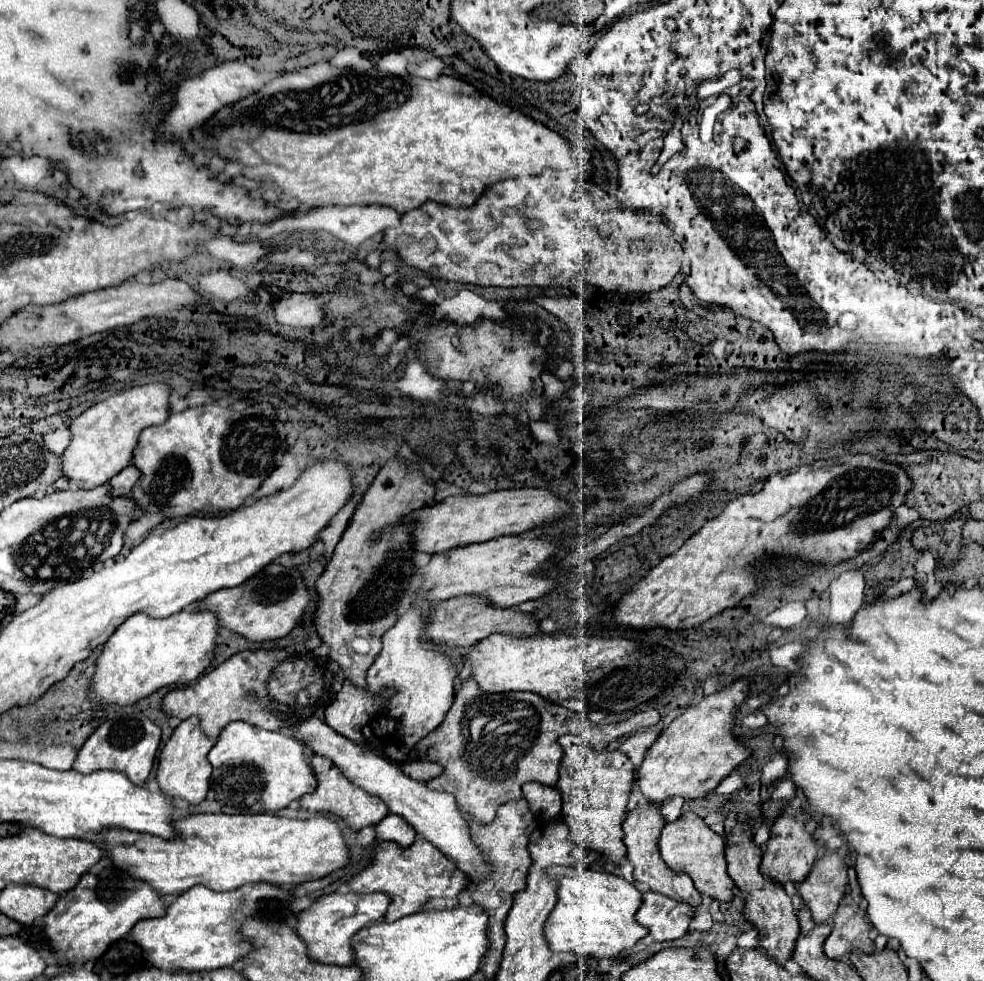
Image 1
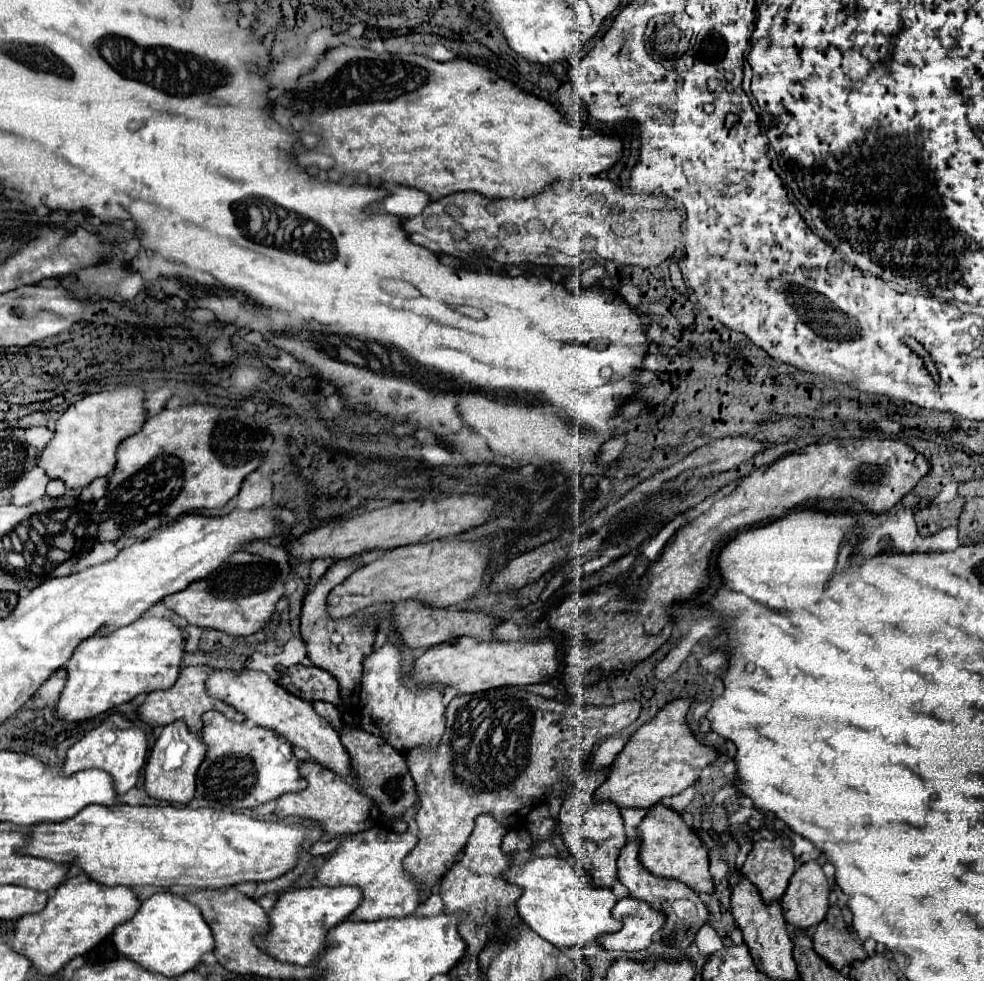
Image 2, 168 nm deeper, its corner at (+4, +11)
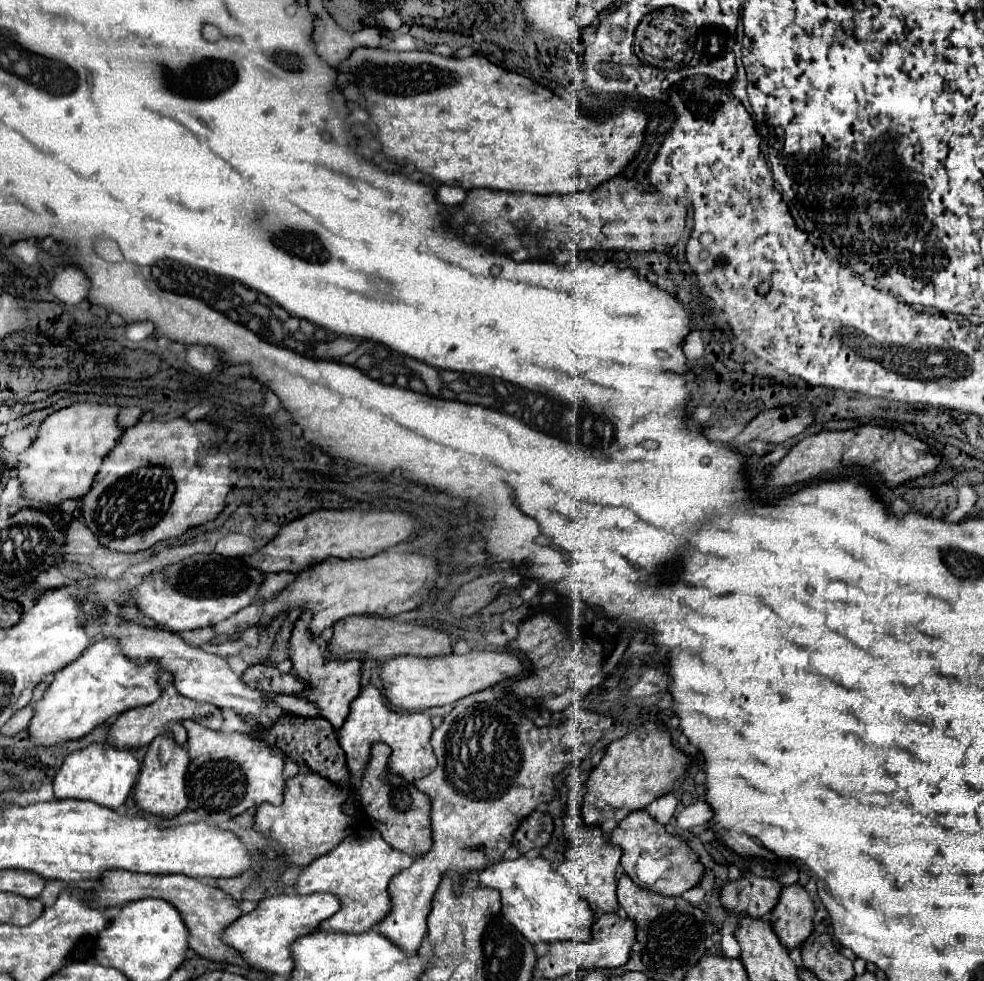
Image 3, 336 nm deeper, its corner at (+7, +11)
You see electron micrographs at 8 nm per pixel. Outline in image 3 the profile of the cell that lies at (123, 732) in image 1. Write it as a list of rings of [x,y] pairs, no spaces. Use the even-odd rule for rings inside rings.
[[[90,744],[84,750],[76,750],[66,756],[62,768],[54,778],[56,798],[92,800],[96,804],[118,810],[130,794],[140,772],[140,764],[130,748],[114,748],[110,744]]]

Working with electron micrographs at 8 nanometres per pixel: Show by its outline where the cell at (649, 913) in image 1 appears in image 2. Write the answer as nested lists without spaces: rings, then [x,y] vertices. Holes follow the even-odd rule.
[[[623,898],[611,910],[613,918],[621,920],[621,930],[599,936],[597,942],[605,950],[615,952],[637,952],[651,944],[651,936],[663,926],[663,914],[645,906],[645,902],[635,902],[633,898]]]

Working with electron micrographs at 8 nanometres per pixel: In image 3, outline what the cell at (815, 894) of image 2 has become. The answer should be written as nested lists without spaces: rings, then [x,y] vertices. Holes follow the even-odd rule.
[[[802,884],[782,888],[780,900],[772,910],[772,928],[786,948],[800,946],[814,928],[816,906]]]

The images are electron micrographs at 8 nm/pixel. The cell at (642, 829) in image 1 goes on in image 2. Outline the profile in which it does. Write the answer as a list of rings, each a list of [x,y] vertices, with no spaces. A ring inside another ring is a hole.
[[[637,840],[629,842],[617,860],[617,870],[619,870],[619,882],[623,886],[627,886],[629,896],[635,900],[643,900],[647,902],[651,908],[659,910],[665,914],[665,924],[661,928],[661,940],[677,950],[685,950],[695,942],[695,936],[699,932],[699,928],[707,922],[709,912],[705,908],[705,904],[699,900],[699,896],[687,888],[685,884],[677,882],[677,880],[667,880],[667,878],[655,878],[653,874],[645,872],[641,862],[639,862],[639,848],[637,848]]]

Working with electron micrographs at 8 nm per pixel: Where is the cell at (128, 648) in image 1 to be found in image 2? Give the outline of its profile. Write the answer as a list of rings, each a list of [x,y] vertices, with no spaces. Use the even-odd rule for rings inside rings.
[[[139,618],[109,636],[93,636],[81,642],[65,664],[67,682],[57,700],[57,718],[67,722],[91,720],[139,694],[171,688],[181,670],[183,646],[181,628],[169,618]]]

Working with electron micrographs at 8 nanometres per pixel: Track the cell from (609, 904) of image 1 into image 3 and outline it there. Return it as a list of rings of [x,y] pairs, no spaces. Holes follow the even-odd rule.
[[[516,858],[502,860],[494,866],[488,866],[478,876],[480,886],[496,888],[502,894],[502,914],[518,928],[532,944],[536,942],[562,942],[562,940],[588,940],[594,912],[584,902],[584,898],[572,894],[566,886],[566,878],[552,870],[550,860],[538,858]]]

